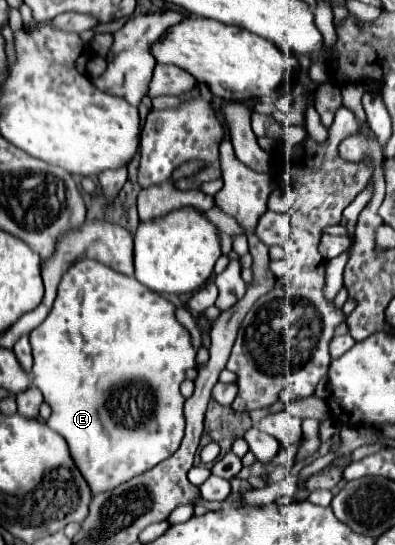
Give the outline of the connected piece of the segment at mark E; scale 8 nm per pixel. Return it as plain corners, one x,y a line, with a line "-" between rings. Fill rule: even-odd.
82,259
82,261
74,263
62,277
62,281
58,285
58,297
54,301
54,307
52,307
50,315
30,333
30,345
32,345
32,353
34,353
32,383
40,389
44,401
52,409
48,427
66,439
72,459
76,461
76,467
84,473
84,479
90,483
88,487
92,489
92,495
104,493
108,489
116,489
116,485
122,485
124,481
136,477
138,473
146,473
148,469
156,467
160,461
170,457
180,447
182,437
184,437
184,413
182,413
184,397
180,393
180,383
186,379
184,377
186,369
196,367
196,351
190,343
190,333
176,321
174,305
168,299
160,297
158,293
152,293
150,289
144,289
144,285
140,285
134,277
126,277
94,259

